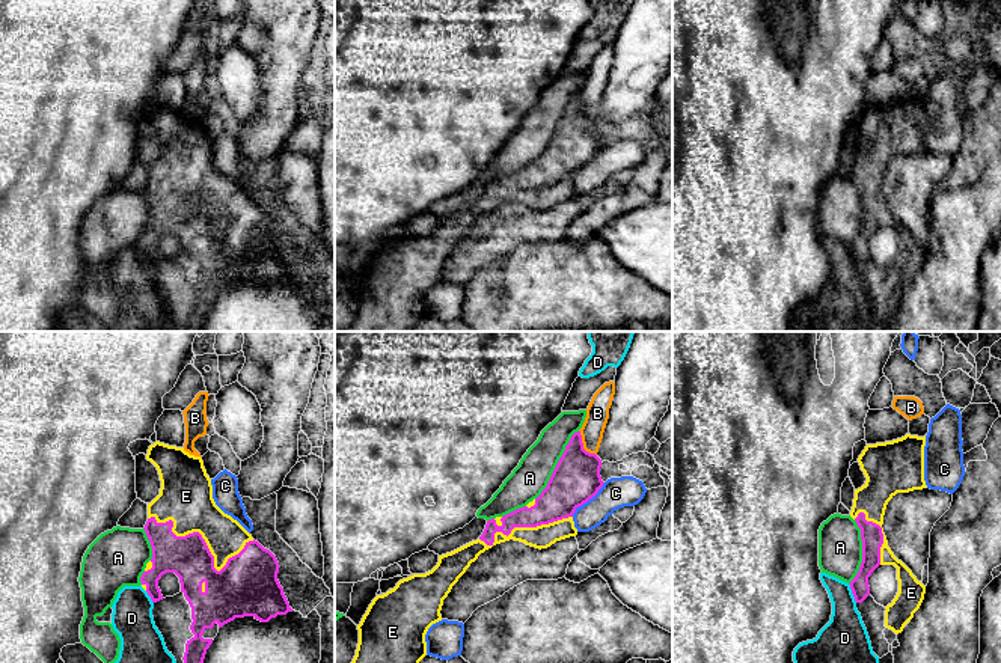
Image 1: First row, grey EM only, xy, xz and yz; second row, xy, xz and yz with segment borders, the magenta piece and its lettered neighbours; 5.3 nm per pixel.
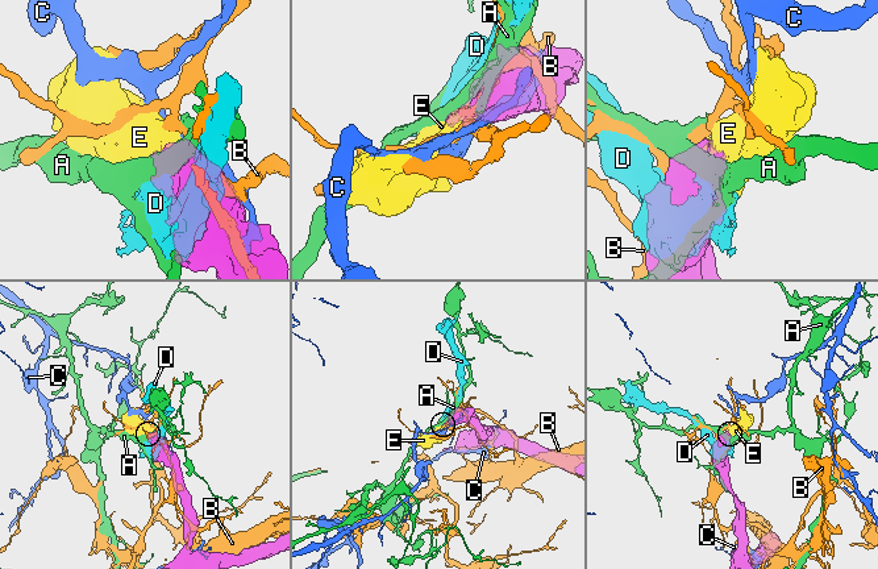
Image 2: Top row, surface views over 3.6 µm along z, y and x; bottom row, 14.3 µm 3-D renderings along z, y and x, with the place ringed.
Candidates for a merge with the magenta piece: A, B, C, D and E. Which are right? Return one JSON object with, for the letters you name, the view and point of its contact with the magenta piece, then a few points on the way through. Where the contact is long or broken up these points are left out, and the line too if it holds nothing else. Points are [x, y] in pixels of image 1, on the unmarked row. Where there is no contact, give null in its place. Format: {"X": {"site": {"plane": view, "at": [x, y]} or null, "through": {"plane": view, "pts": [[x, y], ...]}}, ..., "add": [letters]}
{"E": {"site": {"plane": "xy", "at": [204, 204]}}, "add": ["E"]}

